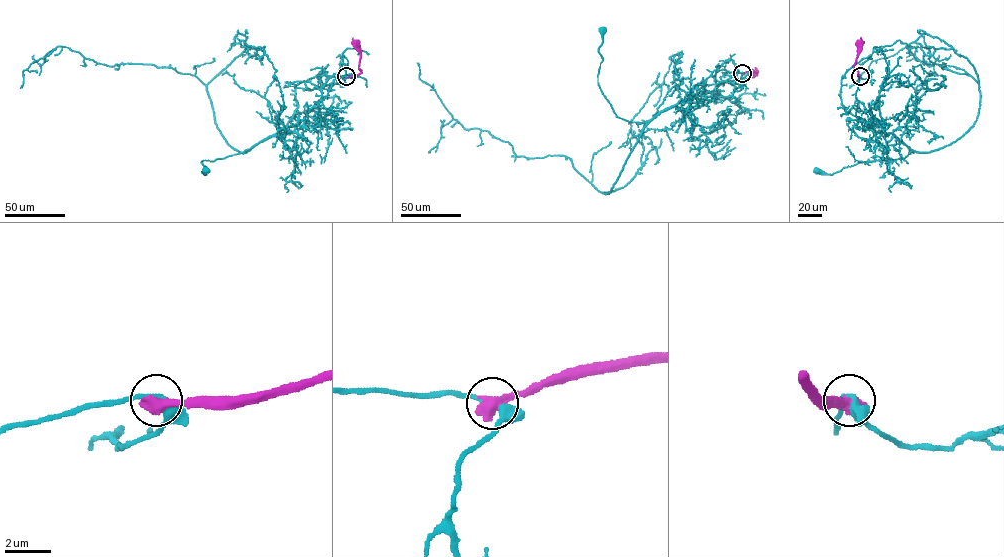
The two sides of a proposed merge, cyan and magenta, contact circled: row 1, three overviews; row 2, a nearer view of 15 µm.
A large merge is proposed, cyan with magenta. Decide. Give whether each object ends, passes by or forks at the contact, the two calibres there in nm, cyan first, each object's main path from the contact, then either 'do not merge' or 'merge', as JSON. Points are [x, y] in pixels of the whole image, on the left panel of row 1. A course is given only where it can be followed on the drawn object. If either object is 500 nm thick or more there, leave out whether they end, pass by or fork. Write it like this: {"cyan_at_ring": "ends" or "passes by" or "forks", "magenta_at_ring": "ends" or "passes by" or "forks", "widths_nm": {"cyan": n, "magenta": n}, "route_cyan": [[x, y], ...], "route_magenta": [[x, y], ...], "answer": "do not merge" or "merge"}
{"widths_nm": {"cyan": 260, "magenta": 650}, "route_cyan": [[346, 76], [336, 78], [319, 102], [318, 122], [303, 119], [290, 133], [204, 160], [205, 170]], "route_magenta": [[346, 76], [361, 72], [356, 43]], "answer": "do not merge"}

